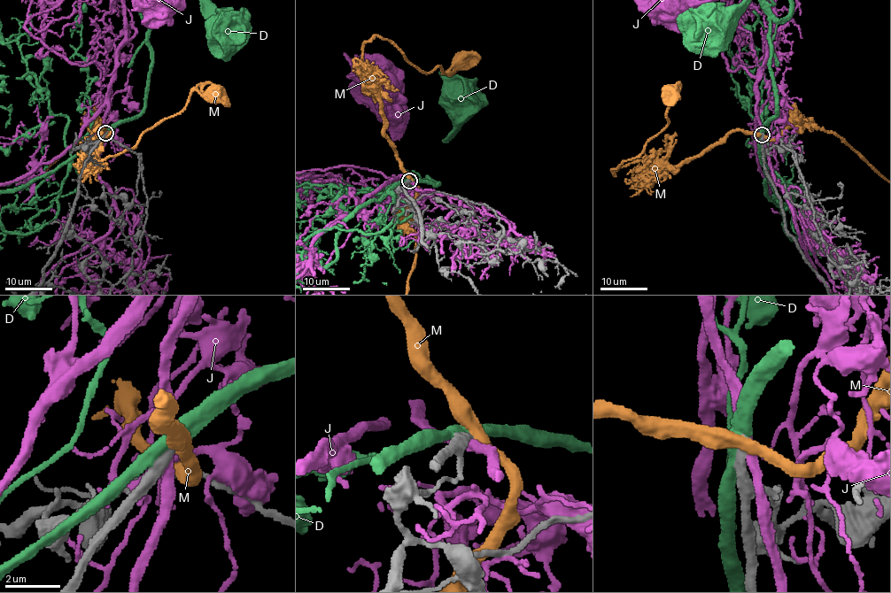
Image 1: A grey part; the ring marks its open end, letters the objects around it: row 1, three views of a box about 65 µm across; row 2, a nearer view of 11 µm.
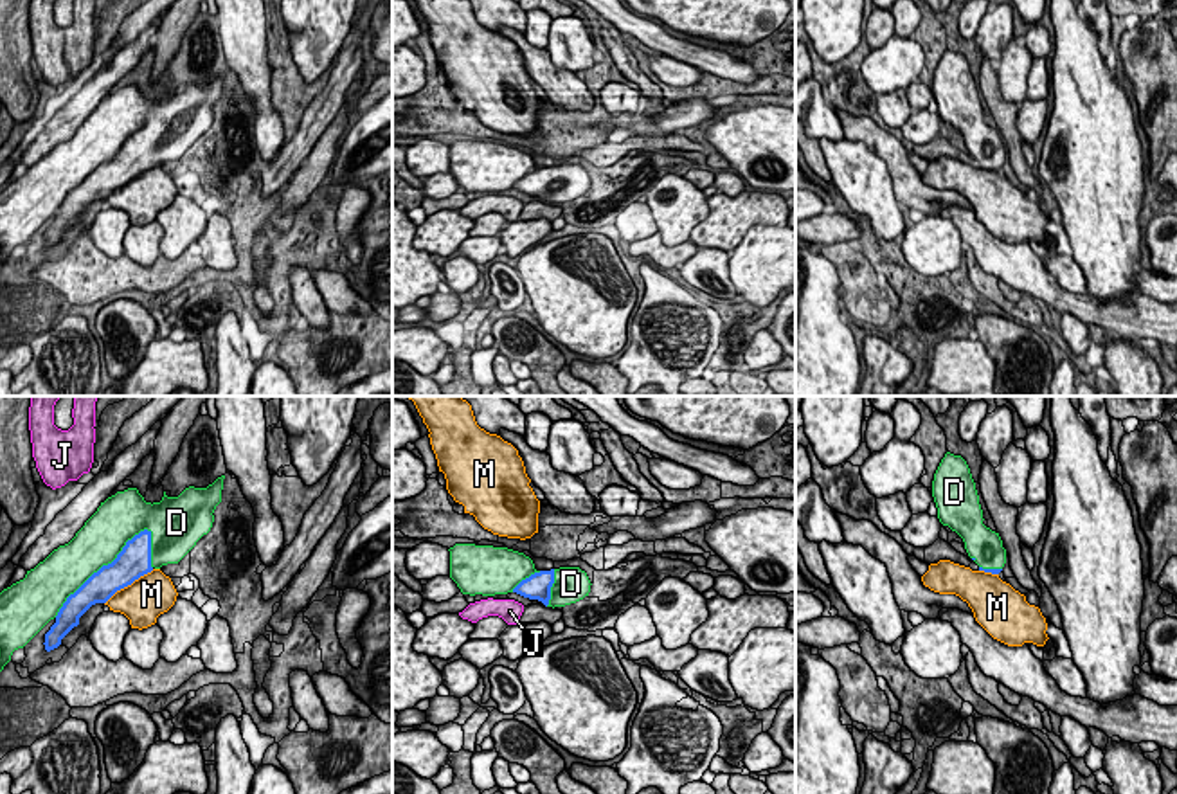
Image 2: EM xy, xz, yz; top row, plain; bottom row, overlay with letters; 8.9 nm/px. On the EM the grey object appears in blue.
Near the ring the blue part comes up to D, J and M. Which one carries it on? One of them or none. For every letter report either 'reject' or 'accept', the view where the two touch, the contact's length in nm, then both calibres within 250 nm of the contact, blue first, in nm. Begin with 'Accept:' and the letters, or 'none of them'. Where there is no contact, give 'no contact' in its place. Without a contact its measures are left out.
Accept: D
D: accept; meets blue in xy; contact 1150 nm long; 280 nm thick on the blue side, 400 nm on the other
J: reject; no contact
M: reject; meets blue in xy; contact 550 nm long; 300 nm thick on the blue side, 380 nm on the other

